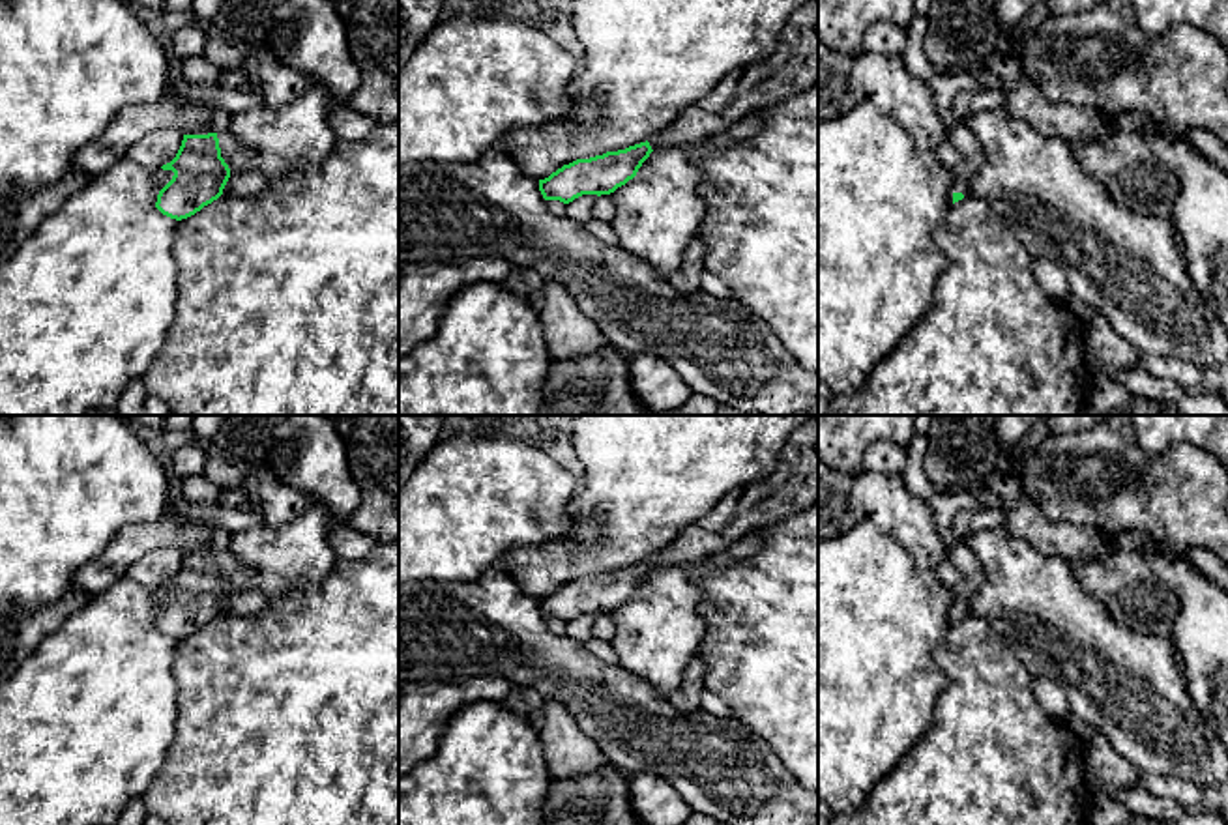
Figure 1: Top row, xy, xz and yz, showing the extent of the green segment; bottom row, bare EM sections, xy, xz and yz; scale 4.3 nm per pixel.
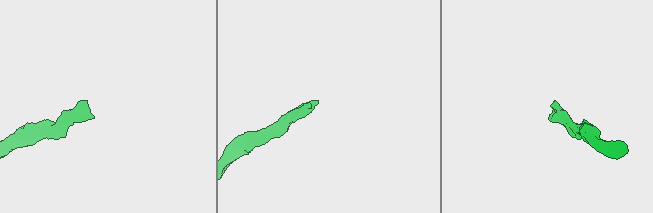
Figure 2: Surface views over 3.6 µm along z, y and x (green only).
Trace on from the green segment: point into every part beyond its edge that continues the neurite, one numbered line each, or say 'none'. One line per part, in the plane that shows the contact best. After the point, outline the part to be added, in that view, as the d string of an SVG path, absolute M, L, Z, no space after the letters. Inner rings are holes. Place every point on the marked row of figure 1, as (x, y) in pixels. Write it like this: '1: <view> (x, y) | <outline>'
1: xy (238, 158) | M227 131L217 133L221 157L230 170L243 170L255 163L255 153L247 146L240 146Z

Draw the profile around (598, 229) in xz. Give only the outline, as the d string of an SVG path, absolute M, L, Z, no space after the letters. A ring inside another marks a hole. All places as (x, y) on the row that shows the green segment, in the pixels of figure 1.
M590 219L588 223L584 223L584 228L597 238L599 241L605 241L608 245L616 245L618 238L614 228L610 226L610 223L603 223L599 219Z

